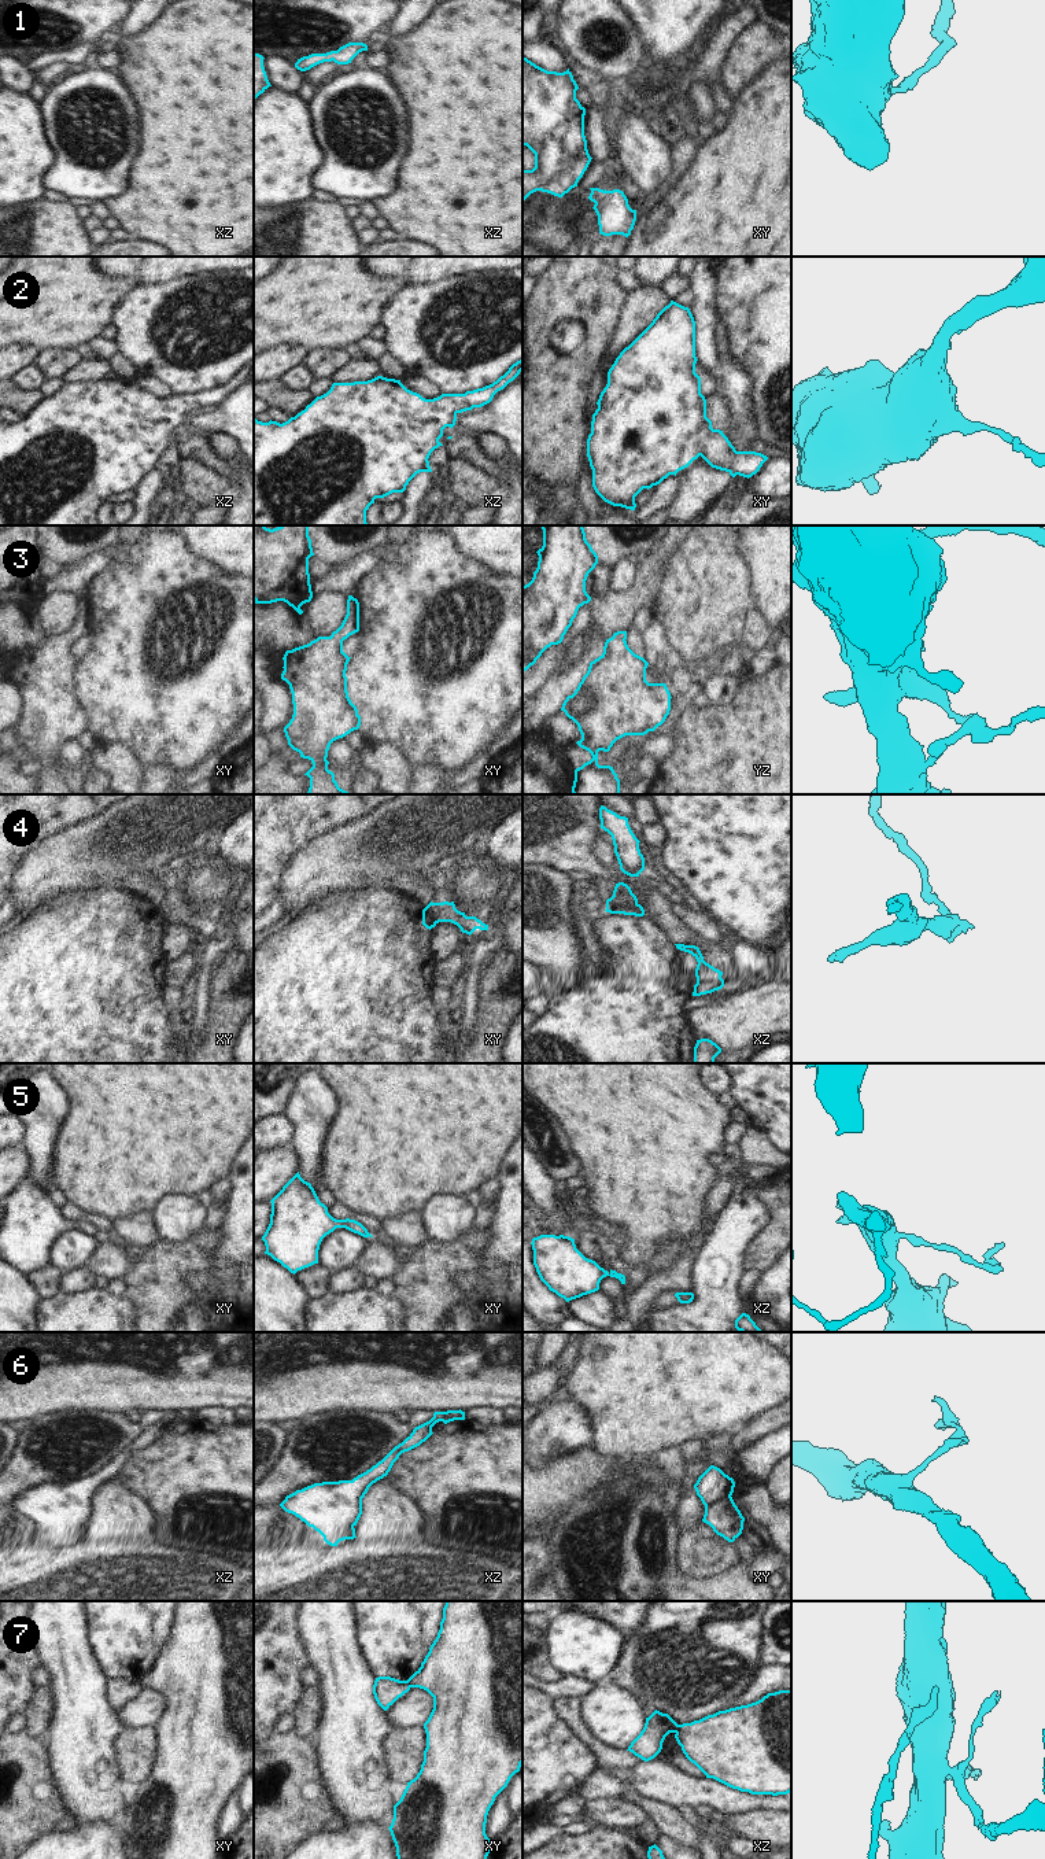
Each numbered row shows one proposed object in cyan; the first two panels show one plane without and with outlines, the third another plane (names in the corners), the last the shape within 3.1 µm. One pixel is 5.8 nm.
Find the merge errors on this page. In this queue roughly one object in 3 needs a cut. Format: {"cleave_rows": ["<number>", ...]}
{"cleave_rows": ["4", "6", "7"]}

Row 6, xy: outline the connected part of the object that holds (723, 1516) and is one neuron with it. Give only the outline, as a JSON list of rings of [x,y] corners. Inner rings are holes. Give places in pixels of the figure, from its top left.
[[[728,1495],[706,1505],[702,1521],[709,1524],[717,1535],[734,1542],[742,1534],[745,1517]]]

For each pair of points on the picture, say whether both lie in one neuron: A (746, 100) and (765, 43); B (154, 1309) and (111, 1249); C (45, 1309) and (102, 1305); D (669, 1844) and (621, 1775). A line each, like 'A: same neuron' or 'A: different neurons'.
A: different neurons
B: different neurons
C: same neuron
D: different neurons

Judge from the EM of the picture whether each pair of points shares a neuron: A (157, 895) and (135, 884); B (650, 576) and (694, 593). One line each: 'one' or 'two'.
A: two
B: two

